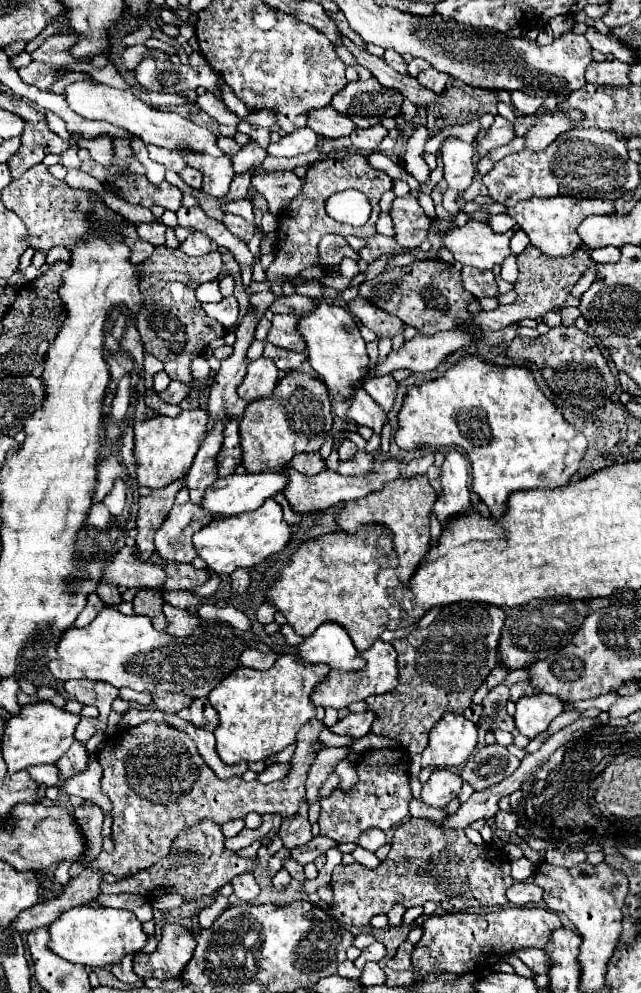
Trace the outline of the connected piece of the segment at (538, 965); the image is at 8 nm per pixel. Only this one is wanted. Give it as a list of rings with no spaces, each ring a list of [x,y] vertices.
[[[520,949],[520,953],[514,953],[520,957],[534,973],[548,973],[550,969],[550,957],[544,949]]]

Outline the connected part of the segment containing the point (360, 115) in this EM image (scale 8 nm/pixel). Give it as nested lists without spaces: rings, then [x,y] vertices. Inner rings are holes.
[[[376,77],[368,81],[350,81],[336,97],[332,107],[350,117],[358,127],[374,127],[386,117],[400,117],[404,95],[382,87]]]

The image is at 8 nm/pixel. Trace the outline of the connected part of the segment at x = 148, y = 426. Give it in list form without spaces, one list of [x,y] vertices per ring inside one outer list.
[[[200,407],[182,411],[178,417],[152,417],[138,421],[134,427],[134,455],[138,459],[136,477],[140,485],[146,485],[150,489],[160,489],[164,485],[170,485],[178,479],[184,479],[188,469],[192,467],[194,455],[200,449],[204,437],[206,437],[206,425],[208,425],[208,413]]]

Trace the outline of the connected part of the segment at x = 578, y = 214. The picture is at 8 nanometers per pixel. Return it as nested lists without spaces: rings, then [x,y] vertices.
[[[564,195],[564,197],[522,199],[514,207],[510,207],[506,213],[512,219],[516,219],[516,223],[528,235],[528,239],[534,247],[538,247],[546,255],[560,257],[560,255],[568,255],[580,247],[580,237],[576,233],[576,227],[580,225],[580,221],[584,221],[584,217],[594,215],[594,213],[614,213],[614,207],[612,207],[612,201],[604,201],[604,199],[586,199],[586,197]]]

